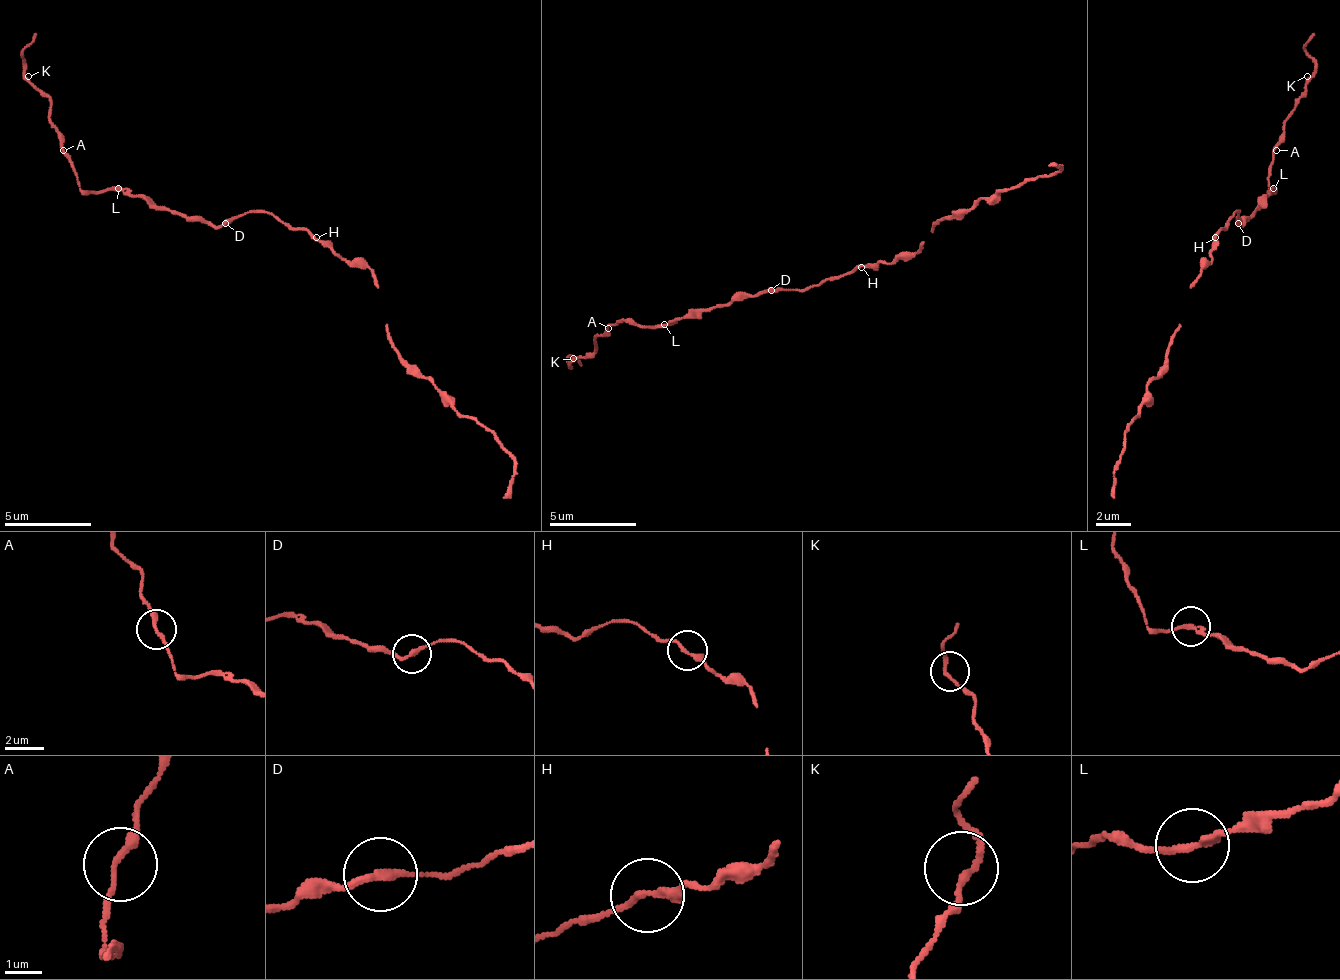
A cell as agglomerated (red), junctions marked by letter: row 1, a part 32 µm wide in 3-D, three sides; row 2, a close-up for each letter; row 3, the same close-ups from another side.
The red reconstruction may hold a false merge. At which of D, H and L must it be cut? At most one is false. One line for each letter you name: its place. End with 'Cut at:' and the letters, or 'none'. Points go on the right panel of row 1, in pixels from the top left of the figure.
Cut at: none

